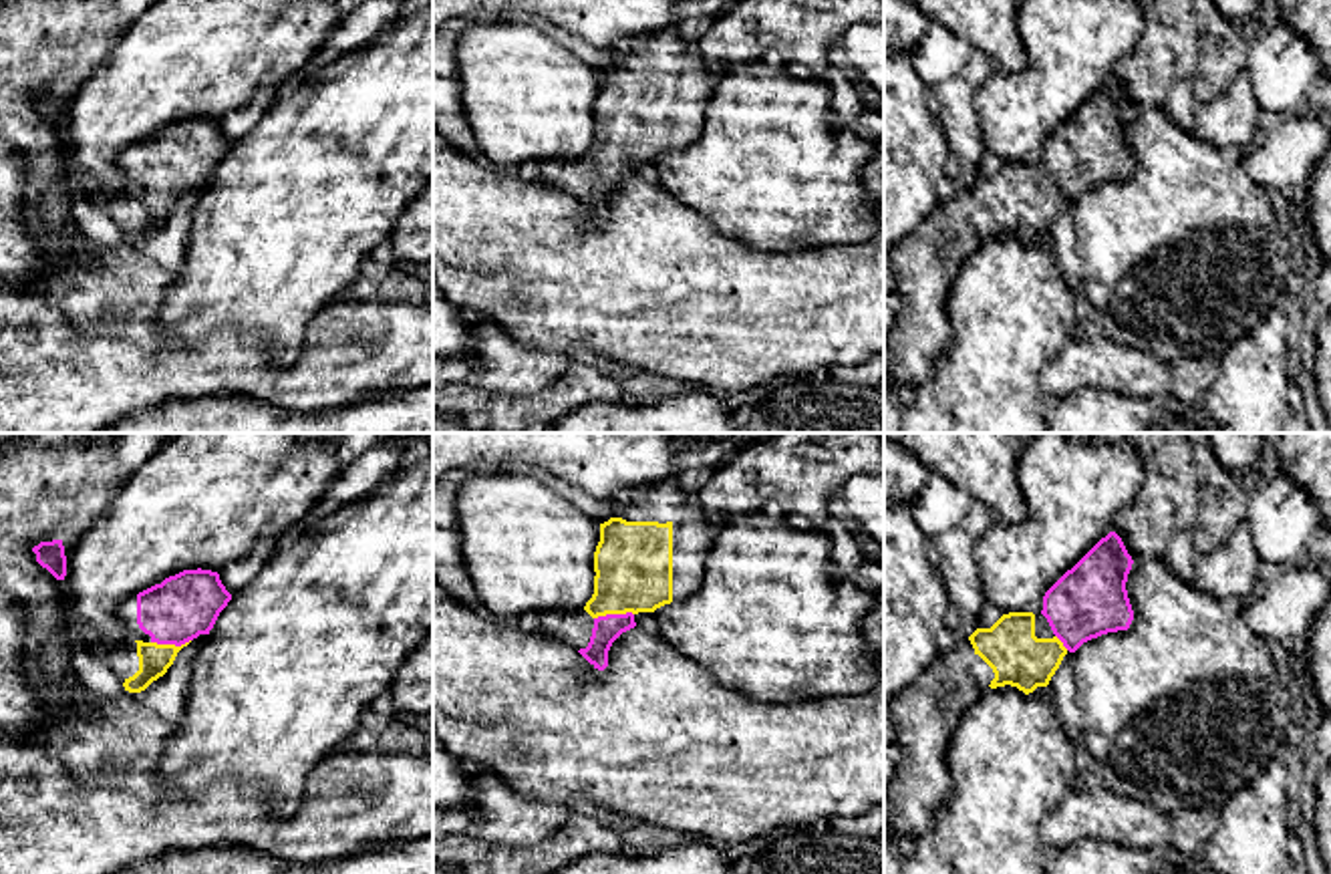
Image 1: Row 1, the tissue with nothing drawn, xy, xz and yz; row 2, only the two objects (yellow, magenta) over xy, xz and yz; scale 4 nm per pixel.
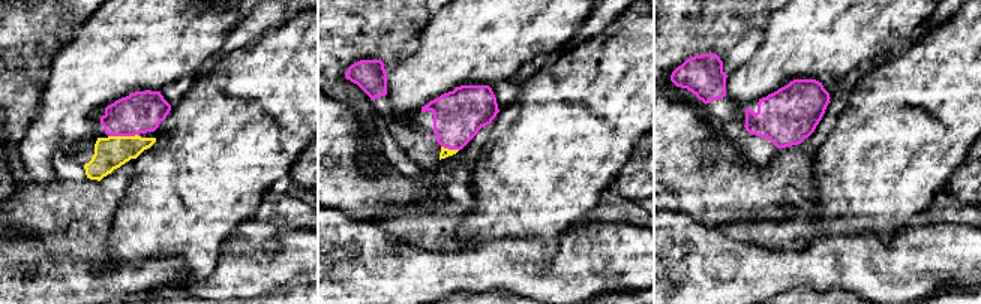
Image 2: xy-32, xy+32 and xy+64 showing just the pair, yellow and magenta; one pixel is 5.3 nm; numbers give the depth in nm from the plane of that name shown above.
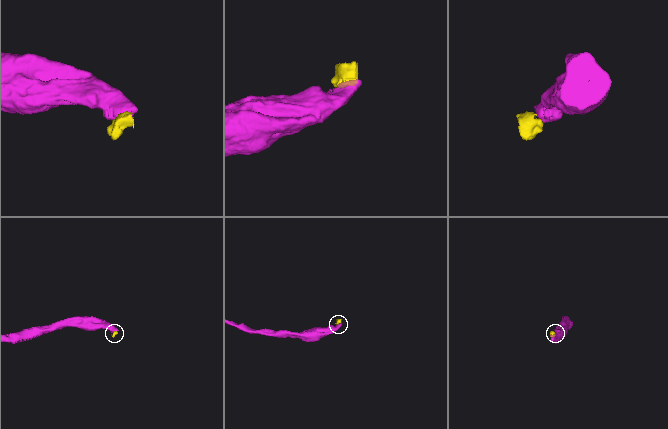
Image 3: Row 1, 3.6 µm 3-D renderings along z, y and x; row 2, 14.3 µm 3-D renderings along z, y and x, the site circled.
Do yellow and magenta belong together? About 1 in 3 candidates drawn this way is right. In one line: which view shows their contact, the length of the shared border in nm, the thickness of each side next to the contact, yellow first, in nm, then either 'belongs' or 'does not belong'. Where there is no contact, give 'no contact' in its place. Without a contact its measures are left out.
meets yellow in xy; contact 160 nm long; 130 nm thick on the yellow side, 260 nm on the other; belongs

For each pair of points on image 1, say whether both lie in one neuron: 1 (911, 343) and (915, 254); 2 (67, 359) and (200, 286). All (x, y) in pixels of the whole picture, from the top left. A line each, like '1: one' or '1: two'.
1: one
2: two

